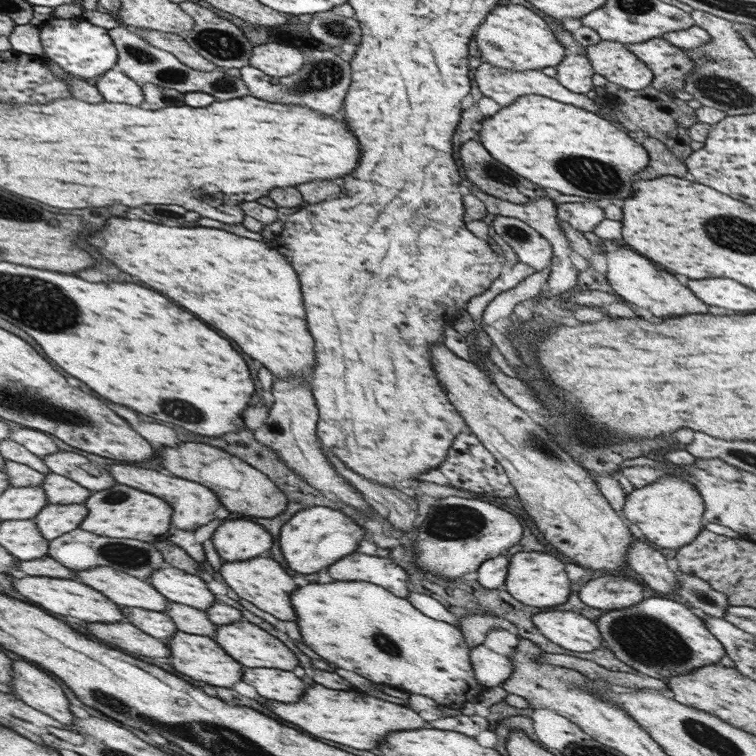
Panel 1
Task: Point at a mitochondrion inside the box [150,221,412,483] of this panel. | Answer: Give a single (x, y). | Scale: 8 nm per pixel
(182, 408)

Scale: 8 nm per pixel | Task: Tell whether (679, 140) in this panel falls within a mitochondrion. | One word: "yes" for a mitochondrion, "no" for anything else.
no

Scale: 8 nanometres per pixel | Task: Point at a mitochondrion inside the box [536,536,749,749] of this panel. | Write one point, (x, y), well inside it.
(646, 640)

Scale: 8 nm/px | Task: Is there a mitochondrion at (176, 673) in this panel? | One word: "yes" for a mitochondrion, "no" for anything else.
no

